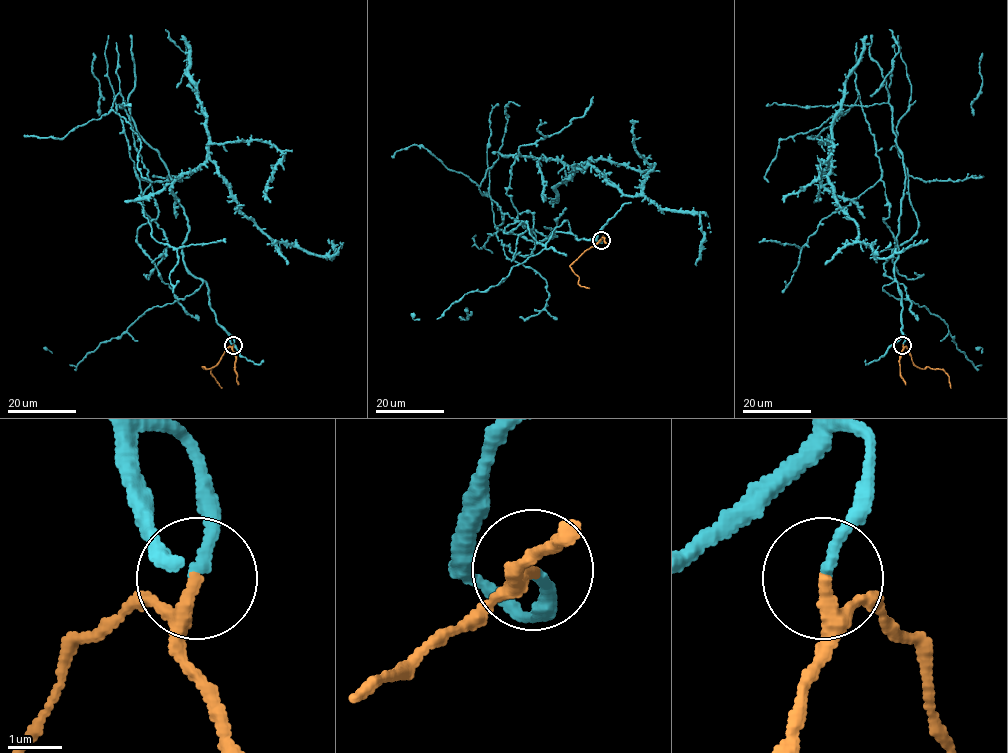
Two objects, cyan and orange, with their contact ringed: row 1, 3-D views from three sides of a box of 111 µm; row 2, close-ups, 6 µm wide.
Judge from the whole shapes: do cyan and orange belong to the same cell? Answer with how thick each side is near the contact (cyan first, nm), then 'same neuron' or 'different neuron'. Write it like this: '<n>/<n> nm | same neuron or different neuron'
200/200 nm | same neuron

